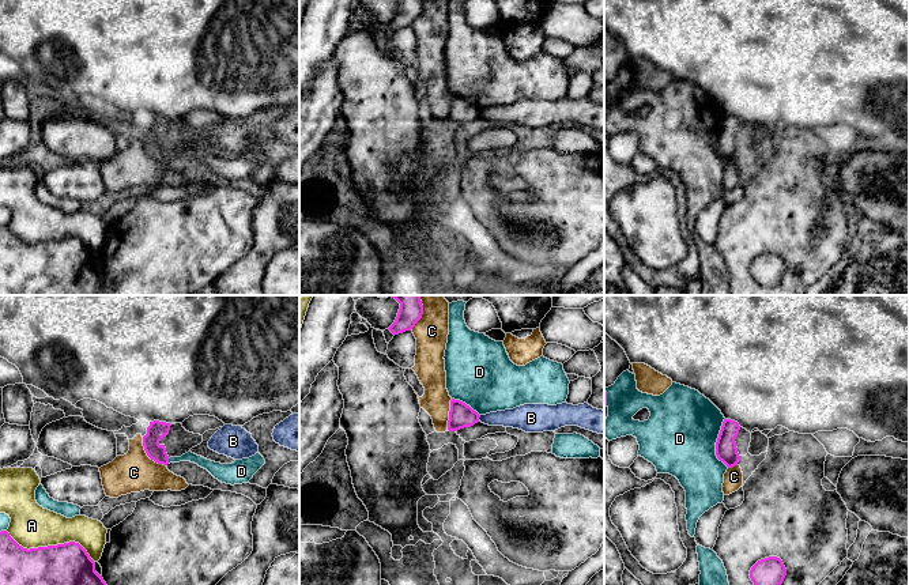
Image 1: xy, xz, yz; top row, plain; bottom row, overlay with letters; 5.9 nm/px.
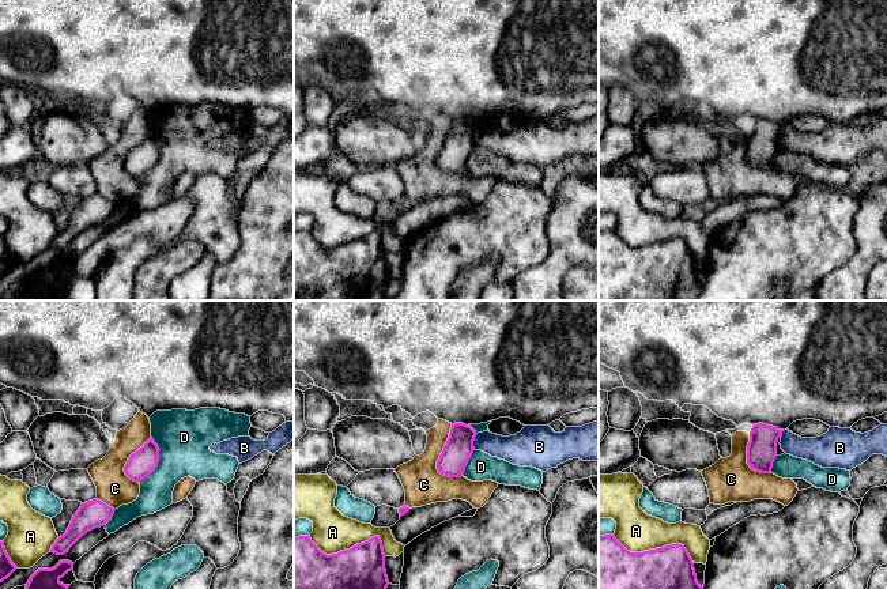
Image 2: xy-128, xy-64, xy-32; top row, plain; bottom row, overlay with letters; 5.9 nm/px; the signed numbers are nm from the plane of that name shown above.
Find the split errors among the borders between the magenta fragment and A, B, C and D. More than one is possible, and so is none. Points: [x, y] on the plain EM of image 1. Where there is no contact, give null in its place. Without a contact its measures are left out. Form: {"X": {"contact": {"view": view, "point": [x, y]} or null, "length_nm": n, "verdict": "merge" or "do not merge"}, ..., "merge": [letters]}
{"A": {"contact": {"view": "xy", "point": [52, 241]}, "length_nm": 550, "verdict": "do not merge"}, "B": {"contact": {"view": "xz", "point": [479, 112]}, "length_nm": 40, "verdict": "do not merge"}, "C": {"contact": {"view": "xy", "point": [147, 150]}, "length_nm": 220, "verdict": "do not merge"}, "D": {"contact": {"view": "yz", "point": [716, 139]}, "length_nm": 300, "verdict": "do not merge"}, "merge": []}

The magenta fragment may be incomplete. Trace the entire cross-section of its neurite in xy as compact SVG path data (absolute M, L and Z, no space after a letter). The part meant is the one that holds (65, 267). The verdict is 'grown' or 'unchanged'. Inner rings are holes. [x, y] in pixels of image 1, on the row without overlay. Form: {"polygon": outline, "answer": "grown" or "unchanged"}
{"polygon": "M0 227L0 295L101 295L108 288L79 238L27 245Z", "answer": "unchanged"}

